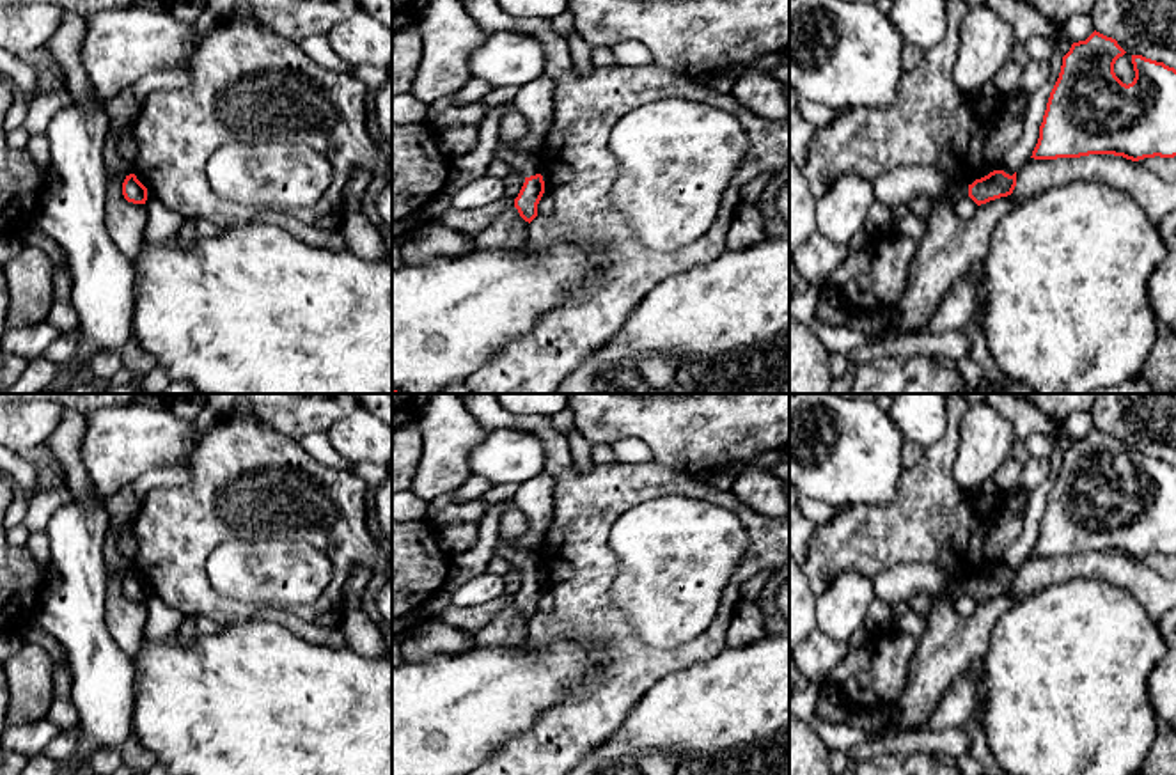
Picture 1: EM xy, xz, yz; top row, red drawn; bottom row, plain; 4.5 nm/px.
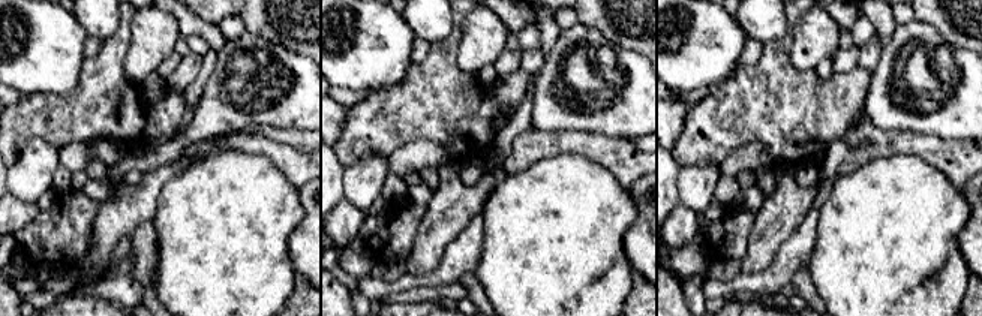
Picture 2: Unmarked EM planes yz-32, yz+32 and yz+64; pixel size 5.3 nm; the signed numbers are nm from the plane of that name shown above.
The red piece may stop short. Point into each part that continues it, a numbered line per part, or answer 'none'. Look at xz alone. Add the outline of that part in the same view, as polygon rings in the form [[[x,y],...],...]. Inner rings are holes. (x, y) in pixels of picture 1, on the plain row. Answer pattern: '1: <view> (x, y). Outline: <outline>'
1: xz (508, 548). Outline: [[[498,537],[495,555],[511,562],[514,569],[523,571],[525,575],[539,571],[537,555],[520,548],[516,539]]]

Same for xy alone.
none

